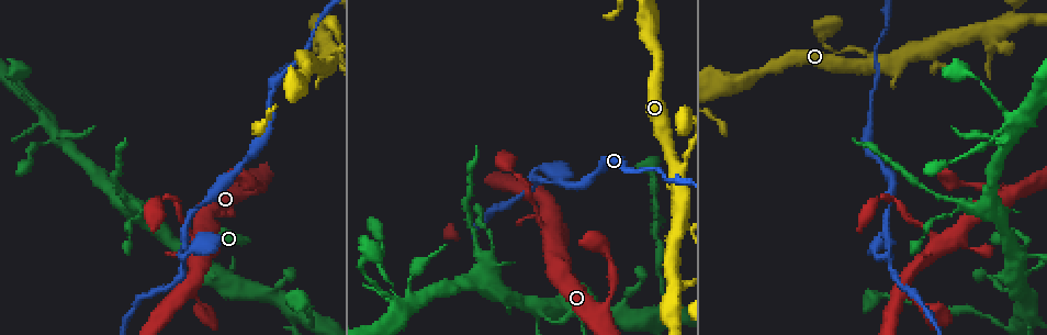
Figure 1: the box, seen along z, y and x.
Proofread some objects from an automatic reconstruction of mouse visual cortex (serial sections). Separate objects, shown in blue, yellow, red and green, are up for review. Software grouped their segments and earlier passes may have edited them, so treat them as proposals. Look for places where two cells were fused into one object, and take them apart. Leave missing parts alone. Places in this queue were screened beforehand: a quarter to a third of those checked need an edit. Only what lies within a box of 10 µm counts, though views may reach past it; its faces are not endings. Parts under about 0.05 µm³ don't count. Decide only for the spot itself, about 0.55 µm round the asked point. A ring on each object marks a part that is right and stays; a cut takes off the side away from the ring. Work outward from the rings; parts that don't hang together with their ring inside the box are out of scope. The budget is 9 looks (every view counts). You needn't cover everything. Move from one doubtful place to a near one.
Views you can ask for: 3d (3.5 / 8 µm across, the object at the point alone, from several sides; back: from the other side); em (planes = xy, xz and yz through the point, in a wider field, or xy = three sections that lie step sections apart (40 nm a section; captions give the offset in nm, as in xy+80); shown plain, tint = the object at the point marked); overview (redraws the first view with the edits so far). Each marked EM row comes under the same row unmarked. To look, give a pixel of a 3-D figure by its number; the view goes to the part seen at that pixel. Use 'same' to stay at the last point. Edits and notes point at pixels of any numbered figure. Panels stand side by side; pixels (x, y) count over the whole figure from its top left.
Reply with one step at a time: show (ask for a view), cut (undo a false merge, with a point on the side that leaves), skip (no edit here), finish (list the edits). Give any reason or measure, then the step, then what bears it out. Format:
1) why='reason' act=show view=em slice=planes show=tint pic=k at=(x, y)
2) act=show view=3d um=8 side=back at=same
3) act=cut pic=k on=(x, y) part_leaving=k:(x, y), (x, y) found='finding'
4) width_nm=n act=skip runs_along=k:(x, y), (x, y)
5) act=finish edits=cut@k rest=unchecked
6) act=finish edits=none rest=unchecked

why='a narrow waist' act=show view=3d um=3.5 pic=1 at=(1019, 256)

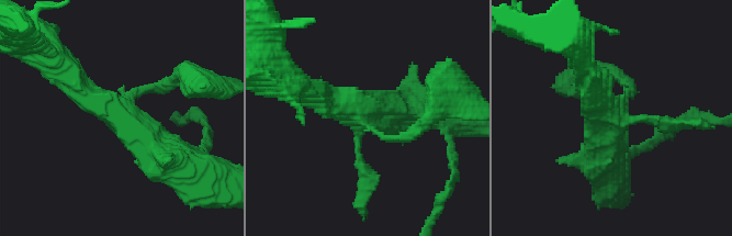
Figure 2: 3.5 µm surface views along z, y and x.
act=show view=em slice=planes show=tint pic=2 at=(121, 117)

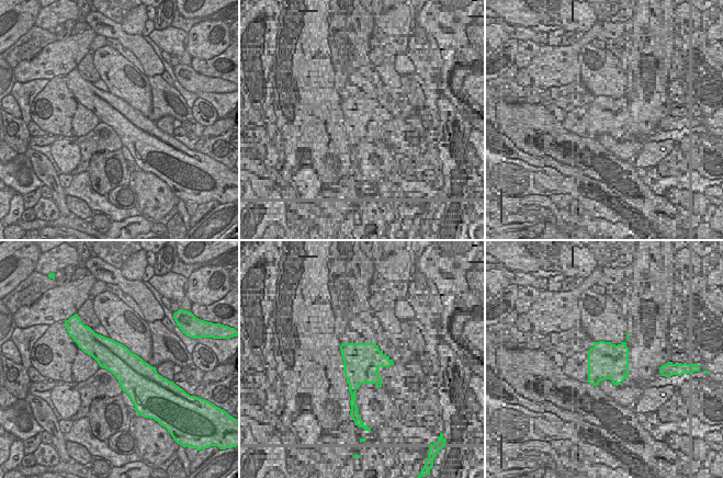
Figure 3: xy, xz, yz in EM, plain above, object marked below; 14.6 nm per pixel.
arms=4 act=skip runs_along=2:(419, 127), (385, 138), (315, 93) found='all the same cell'

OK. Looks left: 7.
why='sudden change in width' act=show view=3d um=3.5 pic=1 at=(889, 260)

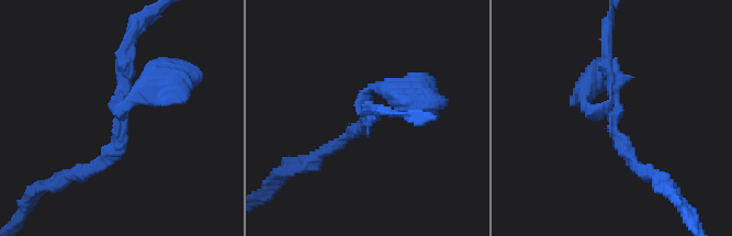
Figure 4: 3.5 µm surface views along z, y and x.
arms=3 arm_widths_nm=150,150,300 why='need the tissue' act=show view=em slice=xy step=5 show=tint pic=4 at=(616, 111)

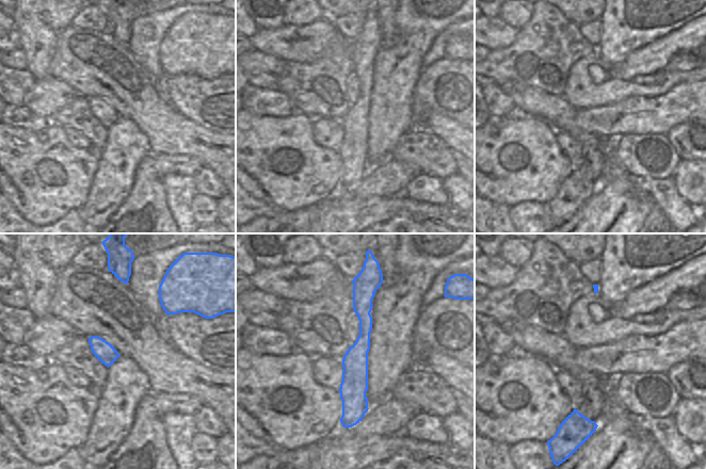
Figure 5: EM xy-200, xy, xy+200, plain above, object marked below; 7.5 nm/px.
act=skip runs_along=4:(131, 44), (117, 111), (151, 85) found='all the same cell'

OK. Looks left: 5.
why='three-way junction' act=show view=3d um=8 pic=1 at=(132, 215)

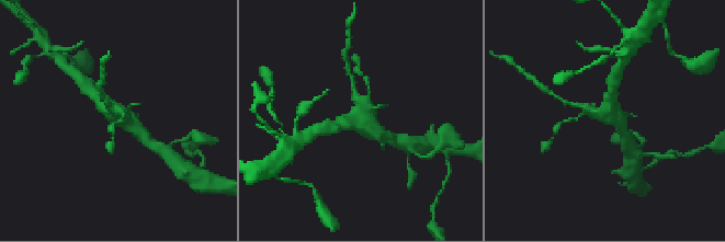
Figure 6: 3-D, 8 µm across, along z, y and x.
act=show view=em slice=xy step=1 show=tint at=same

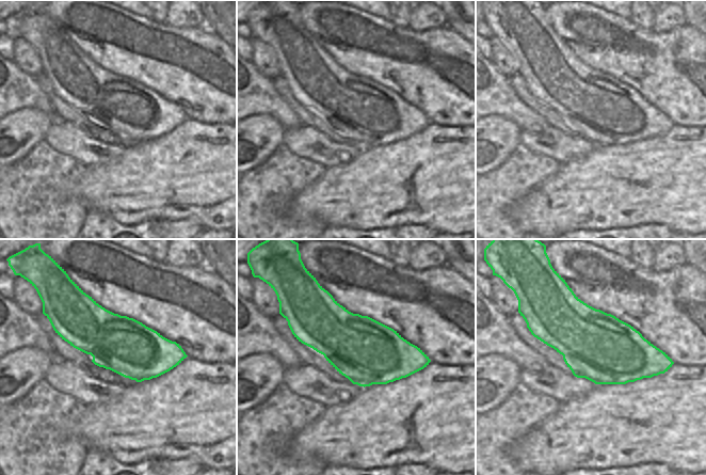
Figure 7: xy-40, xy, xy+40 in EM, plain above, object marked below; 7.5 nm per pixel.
act=skip runs_along=6:(139, 131), (112, 114), (92, 91) found='all the same cell'

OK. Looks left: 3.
why='three arms meet' act=show view=em slice=xy step=3 show=tint pic=1 at=(990, 136)

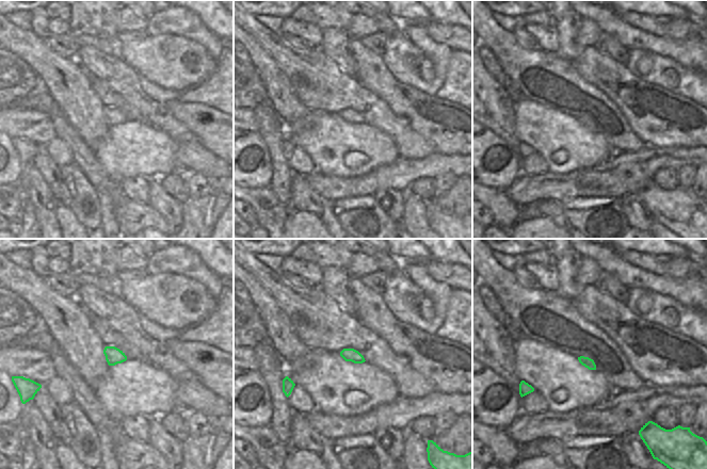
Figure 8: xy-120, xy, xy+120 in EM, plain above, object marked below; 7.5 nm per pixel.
why='see where the arms go' act=show view=3d um=3.5 at=same

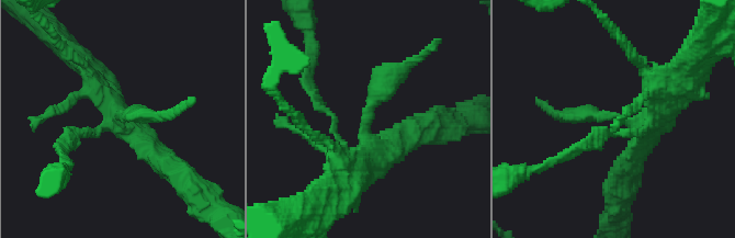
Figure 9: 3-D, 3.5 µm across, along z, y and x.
act=skip runs_along=9:(637, 151), (648, 124), (564, 117) found='all the same cell'

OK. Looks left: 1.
act=finish edits=none rest=unchecked

